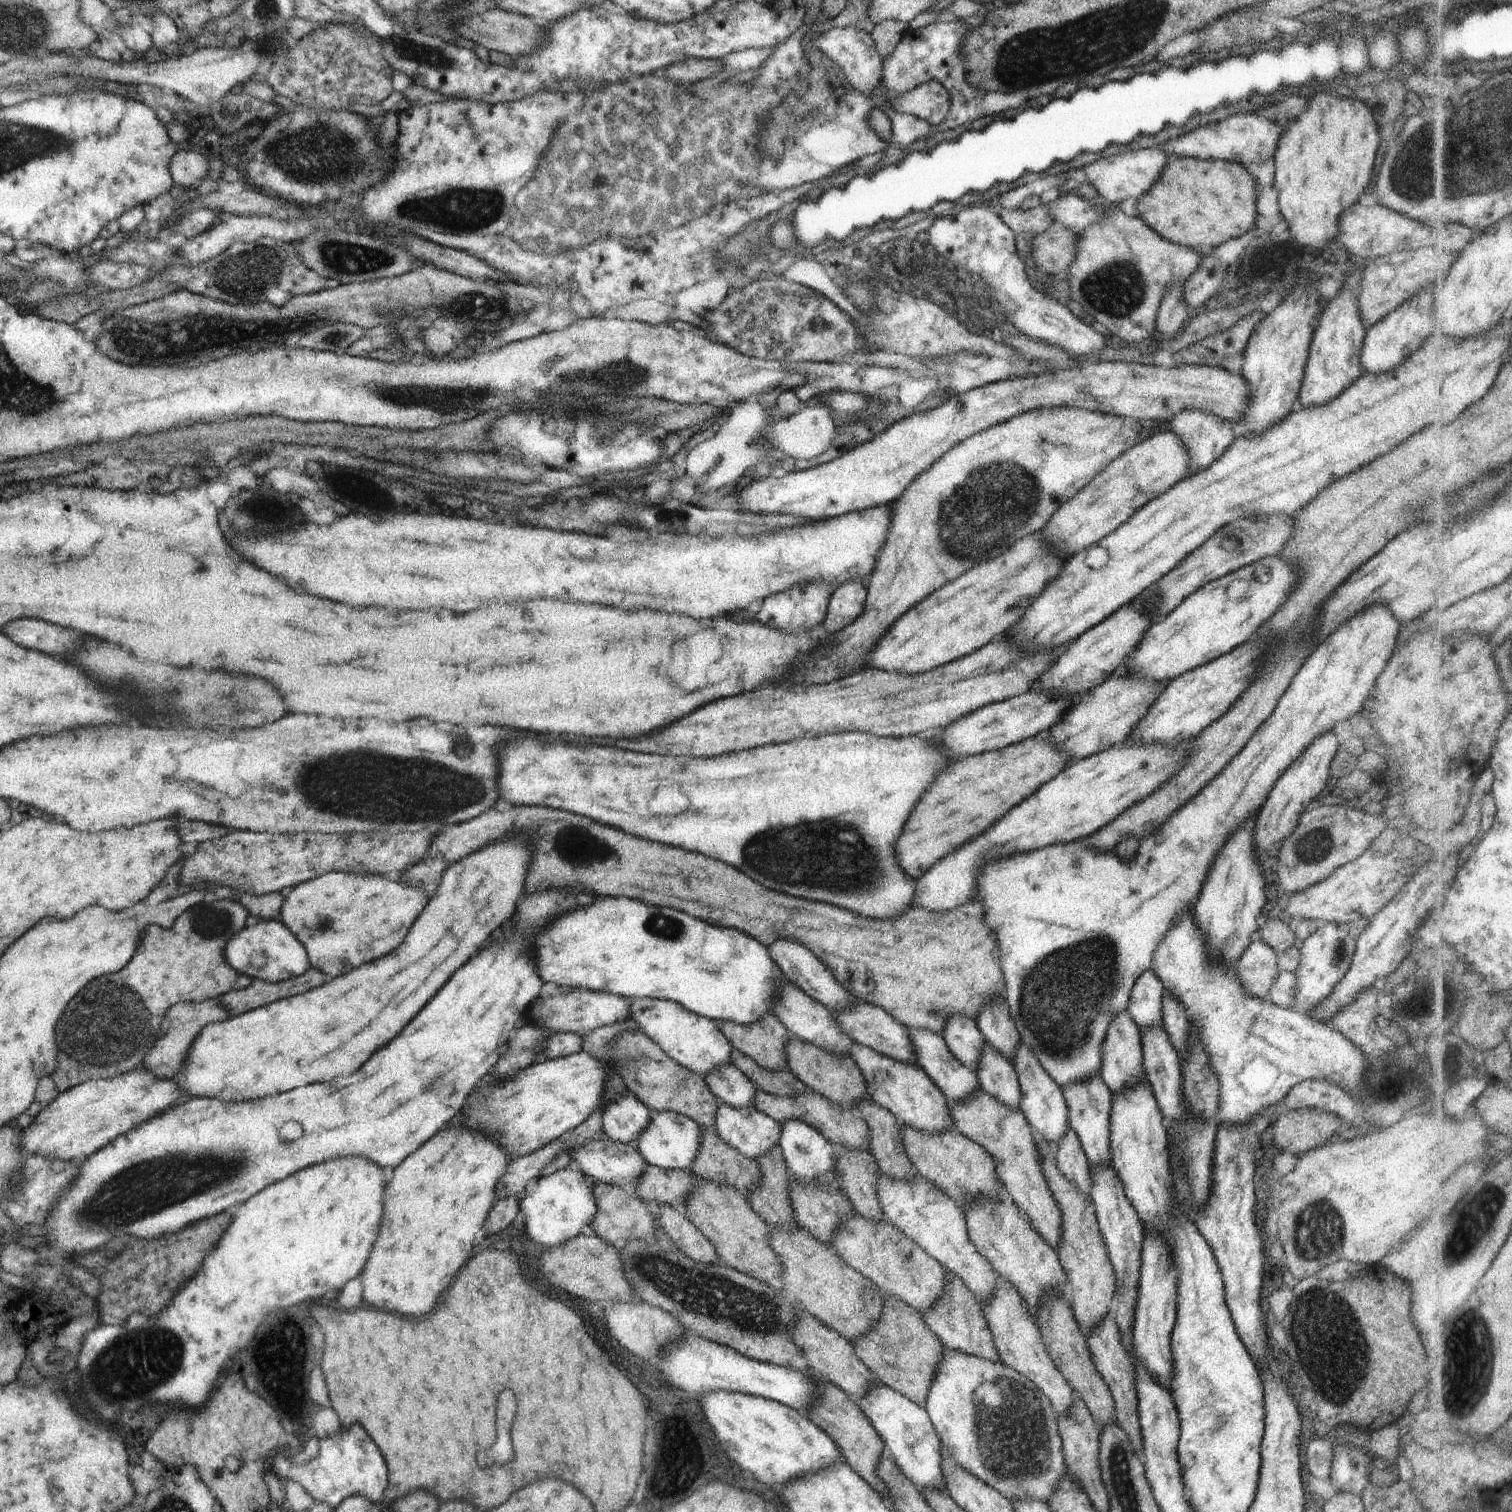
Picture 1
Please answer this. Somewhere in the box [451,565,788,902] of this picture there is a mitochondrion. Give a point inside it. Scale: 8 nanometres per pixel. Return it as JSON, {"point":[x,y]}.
{"point":[576,847]}

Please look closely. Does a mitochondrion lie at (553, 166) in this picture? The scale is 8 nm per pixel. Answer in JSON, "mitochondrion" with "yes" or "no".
{"mitochondrion":"yes"}

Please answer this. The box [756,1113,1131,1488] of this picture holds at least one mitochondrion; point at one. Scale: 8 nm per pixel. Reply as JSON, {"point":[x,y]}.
{"point":[1009,1423]}

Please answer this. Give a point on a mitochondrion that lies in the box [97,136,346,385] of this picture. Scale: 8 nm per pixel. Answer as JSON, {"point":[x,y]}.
{"point":[245,275]}

